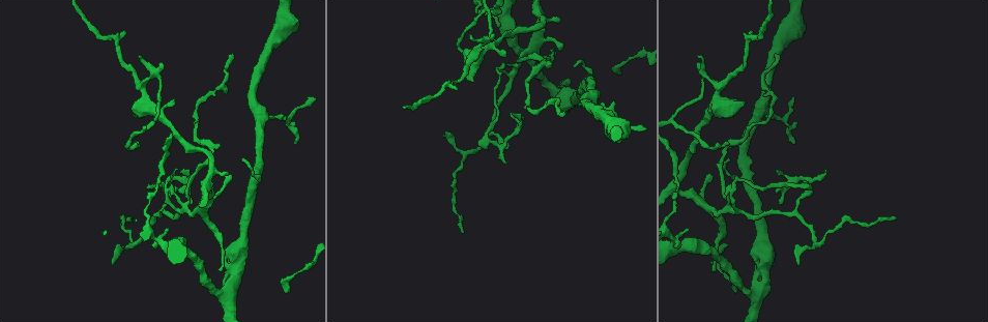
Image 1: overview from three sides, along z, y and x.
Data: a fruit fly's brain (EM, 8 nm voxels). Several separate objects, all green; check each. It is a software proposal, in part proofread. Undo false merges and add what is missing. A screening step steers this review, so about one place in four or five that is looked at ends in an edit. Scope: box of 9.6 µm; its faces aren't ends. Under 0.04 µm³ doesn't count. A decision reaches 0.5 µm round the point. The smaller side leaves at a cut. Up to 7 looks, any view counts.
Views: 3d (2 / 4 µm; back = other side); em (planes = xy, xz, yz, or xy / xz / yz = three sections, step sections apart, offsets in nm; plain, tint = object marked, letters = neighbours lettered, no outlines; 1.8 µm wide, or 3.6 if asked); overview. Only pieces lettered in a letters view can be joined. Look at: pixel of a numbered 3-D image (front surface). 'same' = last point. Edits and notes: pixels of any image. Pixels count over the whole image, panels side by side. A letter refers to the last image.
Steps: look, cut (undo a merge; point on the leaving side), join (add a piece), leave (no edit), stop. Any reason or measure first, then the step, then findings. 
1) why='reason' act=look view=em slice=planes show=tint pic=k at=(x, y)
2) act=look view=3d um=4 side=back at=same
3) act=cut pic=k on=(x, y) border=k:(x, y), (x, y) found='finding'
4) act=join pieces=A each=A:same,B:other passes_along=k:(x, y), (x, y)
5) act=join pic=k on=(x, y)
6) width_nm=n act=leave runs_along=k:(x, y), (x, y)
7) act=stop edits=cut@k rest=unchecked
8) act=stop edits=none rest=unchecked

why='arms part here' act=look view=3d um=4 pic=1 at=(186, 209)

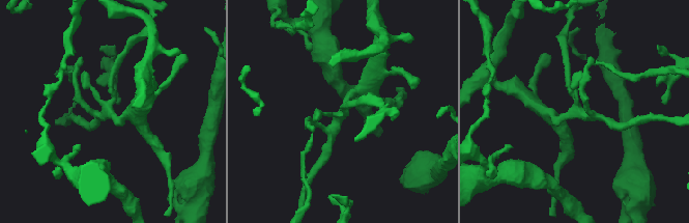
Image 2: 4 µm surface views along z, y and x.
why='shape alone is not enough' act=look view=em slice=xz step=16 show=tint pic=2 at=(108, 110)

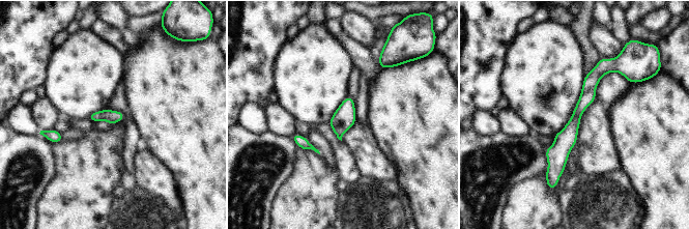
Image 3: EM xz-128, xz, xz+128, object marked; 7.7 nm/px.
why='another direction' act=look view=em slice=planes show=letters at=same

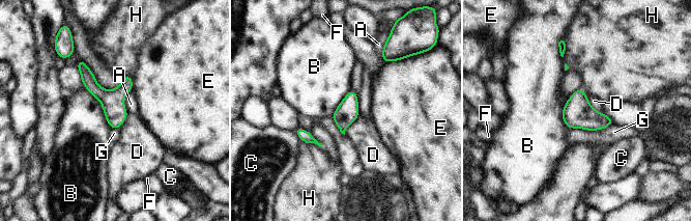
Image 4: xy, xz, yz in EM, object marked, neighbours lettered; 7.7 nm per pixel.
act=leave each=A:other,B:other,C:other,D:other,E:other,F:other,G:other,H:other found='one neuron here'

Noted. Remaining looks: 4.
why='sharp bend' act=look view=3d um=2 pic=1 at=(136, 243)

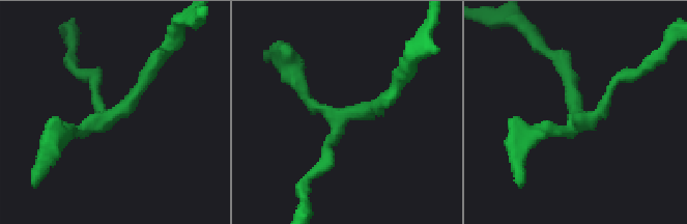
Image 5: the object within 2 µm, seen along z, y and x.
act=look view=em slice=yz step=16 show=tint pic=5 at=(343, 116)

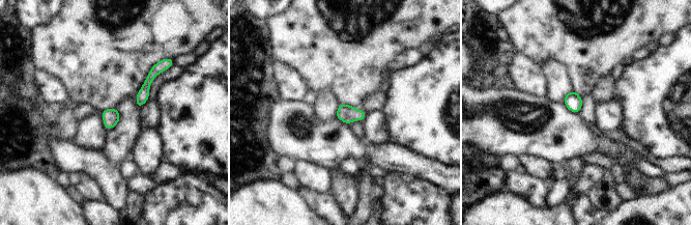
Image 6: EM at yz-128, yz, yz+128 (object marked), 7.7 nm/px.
act=look view=em slice=xy step=16 show=letters at=same

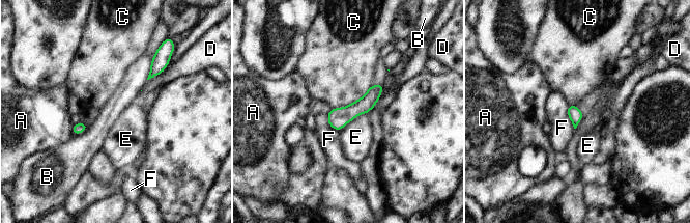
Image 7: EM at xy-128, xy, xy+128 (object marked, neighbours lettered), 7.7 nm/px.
longest_contact=C:360nm act=leave each=A:other,B:other,C:other,D:other,E:other,F:other found='all the same neuron'

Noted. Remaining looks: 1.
act=stop edits=none rest=unchecked

